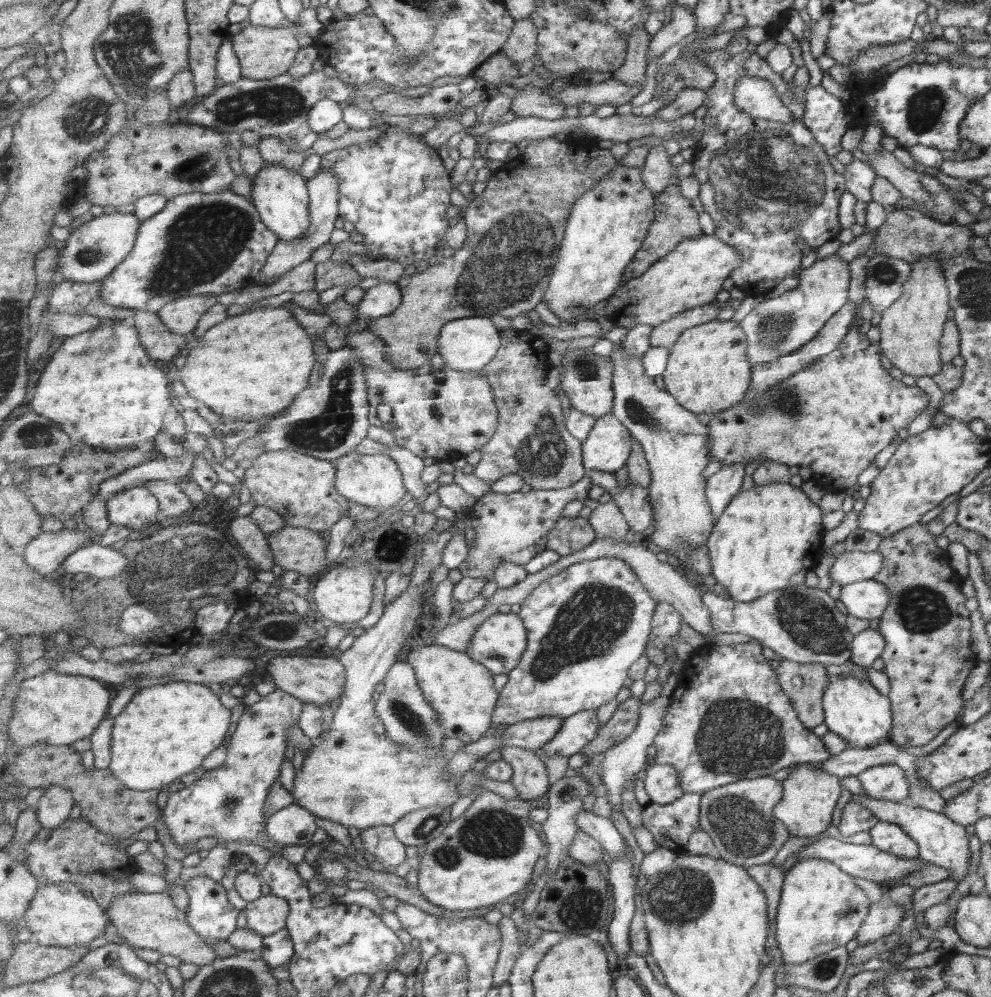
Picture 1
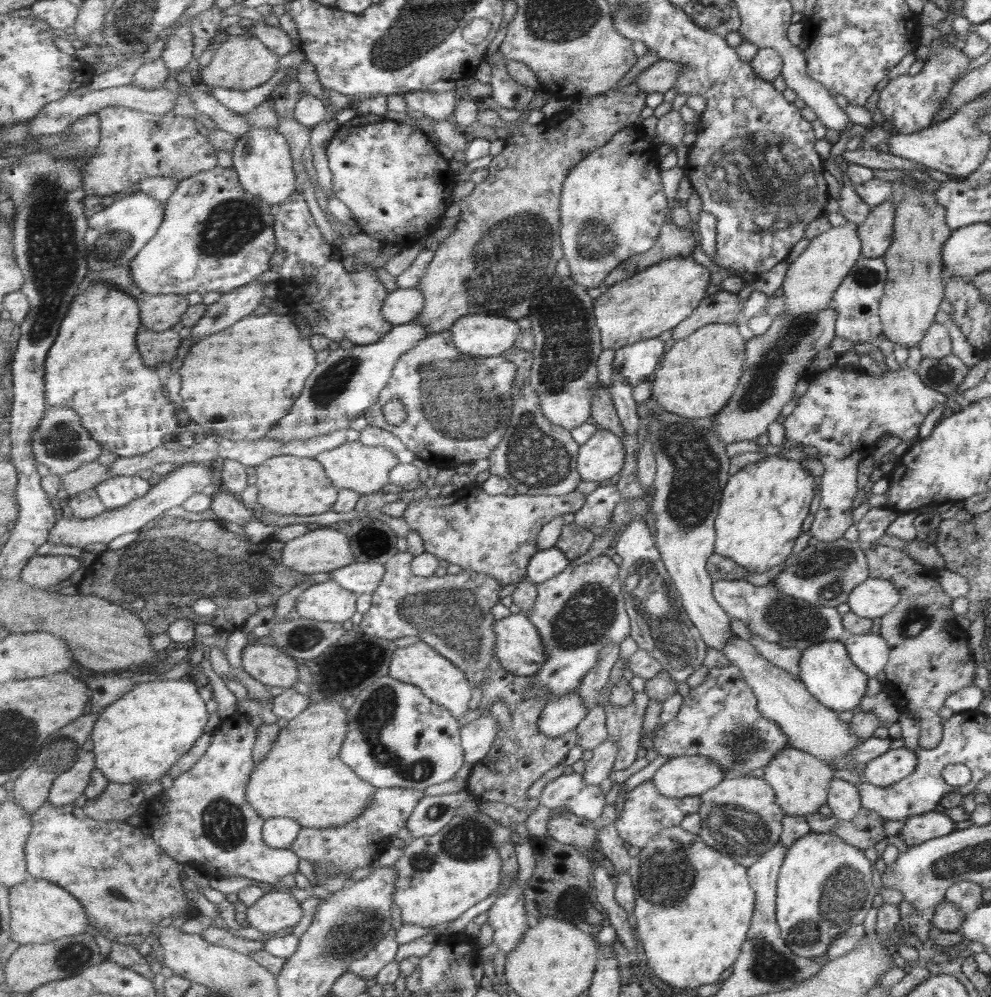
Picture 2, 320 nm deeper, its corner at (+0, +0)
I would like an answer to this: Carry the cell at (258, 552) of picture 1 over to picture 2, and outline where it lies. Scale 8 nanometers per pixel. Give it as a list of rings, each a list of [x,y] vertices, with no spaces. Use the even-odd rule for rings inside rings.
[[[226,489],[213,493],[211,509],[220,521],[235,523],[241,527],[258,515],[255,507],[242,503],[239,497]]]

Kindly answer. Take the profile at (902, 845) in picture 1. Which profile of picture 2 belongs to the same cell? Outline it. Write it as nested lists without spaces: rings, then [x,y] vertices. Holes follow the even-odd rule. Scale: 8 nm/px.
[[[943,810],[927,811],[920,815],[909,816],[899,831],[902,841],[912,847],[939,836],[953,832],[954,822],[943,814]]]

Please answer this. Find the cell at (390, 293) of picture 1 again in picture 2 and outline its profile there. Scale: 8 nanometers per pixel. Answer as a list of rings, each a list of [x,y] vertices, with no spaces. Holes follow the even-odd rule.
[[[417,287],[397,288],[388,293],[381,312],[384,313],[385,320],[393,326],[410,324],[422,317],[424,301],[425,295]]]

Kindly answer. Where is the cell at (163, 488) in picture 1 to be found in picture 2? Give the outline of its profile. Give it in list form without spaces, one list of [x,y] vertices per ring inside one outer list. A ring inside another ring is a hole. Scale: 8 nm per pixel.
[[[97,461],[88,462],[77,470],[64,474],[61,478],[61,488],[72,497],[80,492],[94,489],[98,484],[115,476],[116,474],[110,471],[110,466],[103,466]]]

